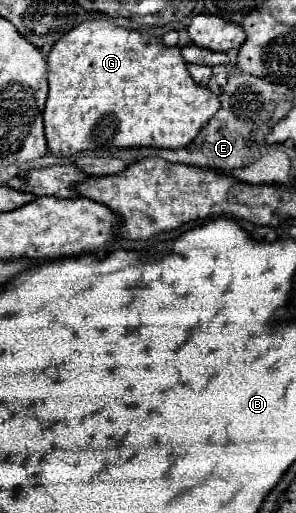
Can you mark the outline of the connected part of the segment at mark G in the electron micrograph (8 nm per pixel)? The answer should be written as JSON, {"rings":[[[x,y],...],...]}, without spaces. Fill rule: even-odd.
{"rings":[[[111,20],[81,22],[57,40],[47,62],[49,98],[43,112],[43,124],[49,152],[57,158],[109,148],[185,148],[219,110],[219,98],[189,76],[179,46],[163,46],[159,38],[121,28]]]}

